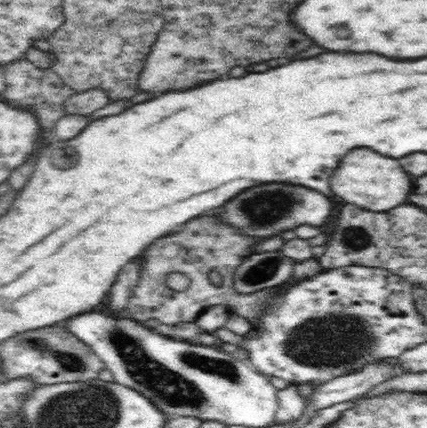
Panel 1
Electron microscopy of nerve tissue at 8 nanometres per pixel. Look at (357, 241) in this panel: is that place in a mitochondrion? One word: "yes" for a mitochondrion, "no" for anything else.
yes

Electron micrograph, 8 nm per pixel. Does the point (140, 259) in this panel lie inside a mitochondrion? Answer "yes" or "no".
no

